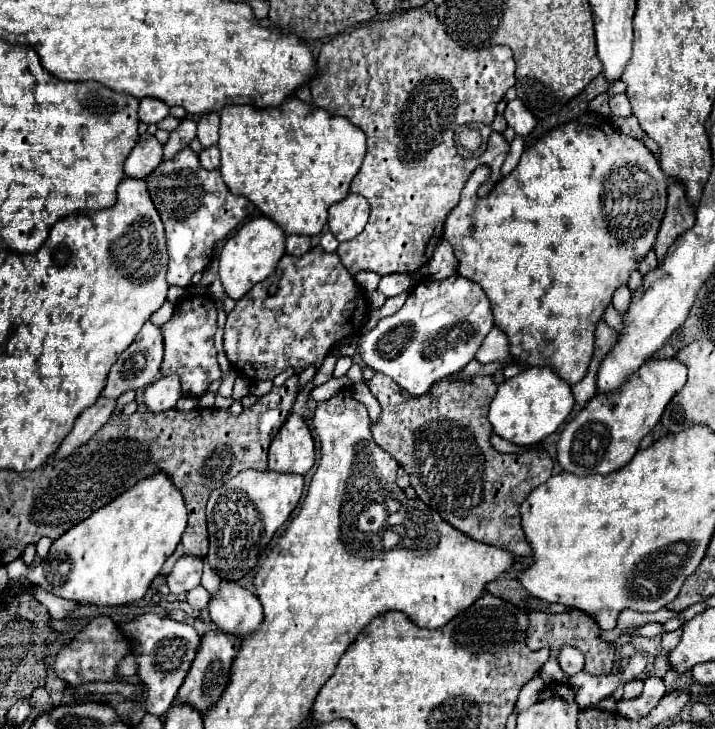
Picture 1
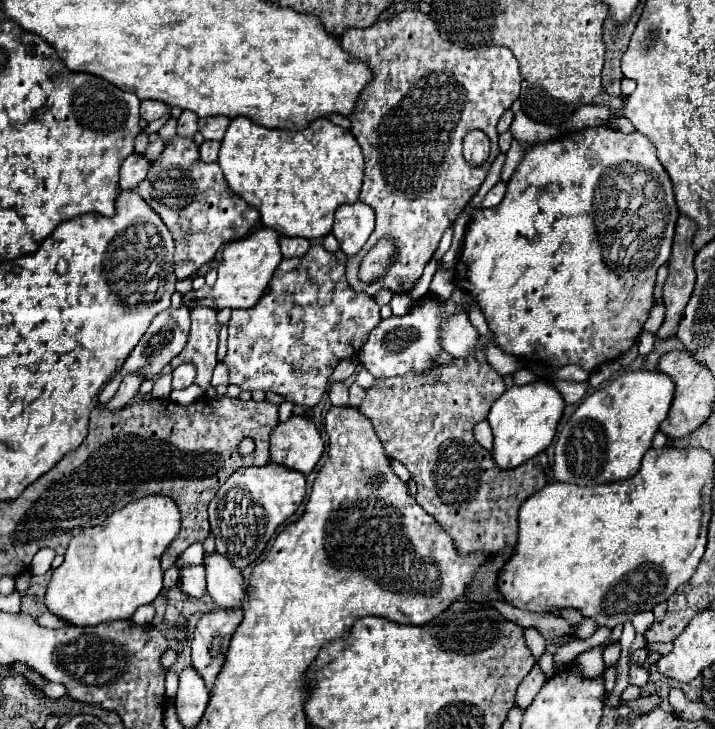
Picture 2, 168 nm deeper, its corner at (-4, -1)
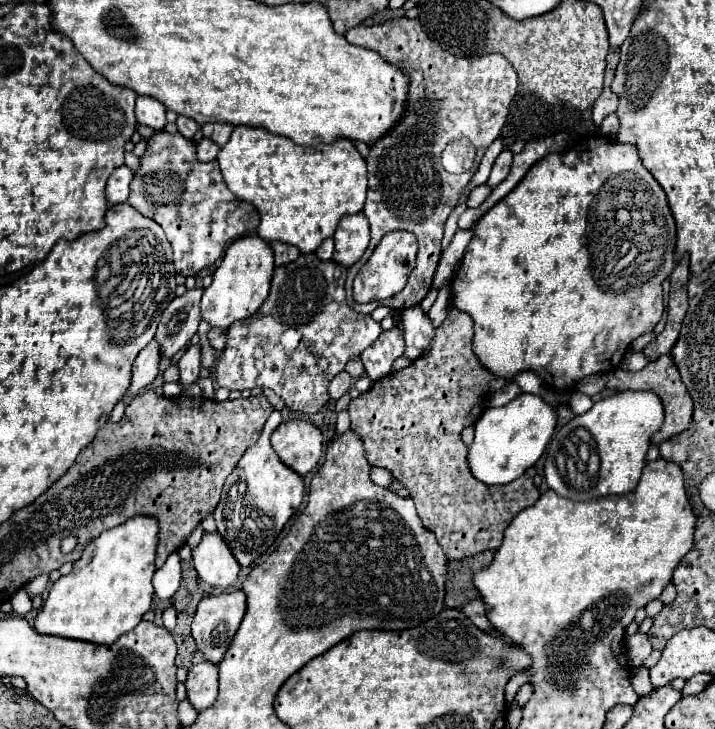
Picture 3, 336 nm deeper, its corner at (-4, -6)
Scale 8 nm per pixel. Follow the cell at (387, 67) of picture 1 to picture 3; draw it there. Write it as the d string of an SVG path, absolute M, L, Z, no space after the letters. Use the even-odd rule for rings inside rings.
M402 17L374 27L358 25L346 33L346 39L352 45L380 53L384 61L404 69L404 73L410 75L410 97L404 119L400 119L400 123L388 135L384 135L384 139L370 147L370 157L366 159L368 197L362 213L370 223L370 245L362 259L348 269L346 277L346 301L354 303L352 281L370 259L378 241L396 229L414 233L418 239L418 257L406 287L390 299L360 305L360 309L366 309L368 313L380 305L404 311L408 307L416 307L432 289L432 277L442 253L444 223L458 203L458 193L470 183L486 149L500 135L510 111L508 107L516 95L518 77L514 67L498 53L482 57L450 55L424 33L418 19ZM458 137L470 139L470 143L476 147L476 159L470 171L452 175L442 167L440 155L444 147Z

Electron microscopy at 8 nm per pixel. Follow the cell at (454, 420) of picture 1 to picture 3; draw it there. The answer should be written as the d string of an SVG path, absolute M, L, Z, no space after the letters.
M450 309L424 355L402 371L378 379L348 405L350 429L362 439L368 463L388 469L410 491L422 525L436 535L450 561L460 561L486 549L496 551L502 545L508 523L540 497L532 483L534 469L504 487L488 487L468 475L468 447L462 443L460 431L474 425L484 407L488 407L488 383L492 377L472 351L472 319Z

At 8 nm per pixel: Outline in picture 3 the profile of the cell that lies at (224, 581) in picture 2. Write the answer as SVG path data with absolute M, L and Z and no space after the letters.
M218 531L204 533L202 541L192 549L192 563L202 581L222 589L230 589L240 571L238 561Z

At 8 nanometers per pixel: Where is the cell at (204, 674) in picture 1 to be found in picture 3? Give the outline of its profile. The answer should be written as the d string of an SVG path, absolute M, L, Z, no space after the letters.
M234 589L230 593L220 593L220 595L208 595L198 603L198 611L192 621L192 637L196 639L196 645L206 659L218 663L224 657L232 637L236 635L242 623L244 613L246 613L246 595L242 589Z

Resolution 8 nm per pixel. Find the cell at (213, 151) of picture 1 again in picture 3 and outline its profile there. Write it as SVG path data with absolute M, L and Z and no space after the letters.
M202 139L196 145L196 151L198 151L198 159L200 161L214 161L216 155L218 155L218 151L220 151L220 147L214 141L210 141L210 139Z

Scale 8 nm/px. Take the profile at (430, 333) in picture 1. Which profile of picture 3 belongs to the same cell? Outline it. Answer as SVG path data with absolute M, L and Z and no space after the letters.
M394 327L392 331L384 331L362 355L362 363L366 369L366 375L376 381L390 373L392 363L402 357L404 353L404 337L400 327Z

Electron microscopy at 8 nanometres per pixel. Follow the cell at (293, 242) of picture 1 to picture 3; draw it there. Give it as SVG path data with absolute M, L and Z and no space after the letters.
M272 241L270 247L274 251L274 263L276 265L286 265L286 263L294 261L300 255L300 251L296 247L286 245L286 243L280 243L280 241Z

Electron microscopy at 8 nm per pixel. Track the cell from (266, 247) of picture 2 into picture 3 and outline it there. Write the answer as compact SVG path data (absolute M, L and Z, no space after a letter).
M246 235L236 239L224 253L220 267L214 273L212 285L204 291L200 307L202 319L210 327L228 329L234 321L242 321L258 311L258 307L268 297L270 279L274 273L274 255L270 245L258 235Z

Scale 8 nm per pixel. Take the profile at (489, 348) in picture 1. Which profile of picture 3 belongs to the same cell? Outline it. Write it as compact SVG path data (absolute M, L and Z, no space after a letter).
M418 305L402 311L400 327L404 331L404 357L414 361L428 349L428 343L432 343L436 329L430 317L424 315Z

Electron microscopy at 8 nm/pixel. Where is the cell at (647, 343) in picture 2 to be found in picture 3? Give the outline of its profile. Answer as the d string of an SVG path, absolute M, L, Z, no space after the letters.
M628 353L626 359L624 359L624 363L622 363L622 369L624 369L624 371L638 371L638 369L642 369L646 363L648 363L648 361L644 359L644 353Z

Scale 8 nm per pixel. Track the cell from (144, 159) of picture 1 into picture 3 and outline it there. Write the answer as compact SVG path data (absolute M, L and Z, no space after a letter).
M126 165L118 167L118 169L110 175L110 179L108 179L108 183L106 183L106 199L108 199L108 205L110 205L110 207L112 207L112 205L118 205L118 203L126 203L126 199L128 199L128 195L130 195L132 175L134 175L134 173L132 173Z

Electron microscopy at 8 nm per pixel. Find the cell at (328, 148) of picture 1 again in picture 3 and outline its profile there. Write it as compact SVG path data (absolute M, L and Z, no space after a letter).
M234 127L230 141L220 149L218 163L222 177L228 189L240 197L250 201L260 213L258 235L264 241L282 241L298 247L302 253L312 253L320 247L320 243L334 235L338 221L344 215L356 215L362 211L366 201L366 183L368 171L366 161L360 157L352 141L336 141L334 145L316 145L302 147L292 143L288 137L268 133L260 127Z

